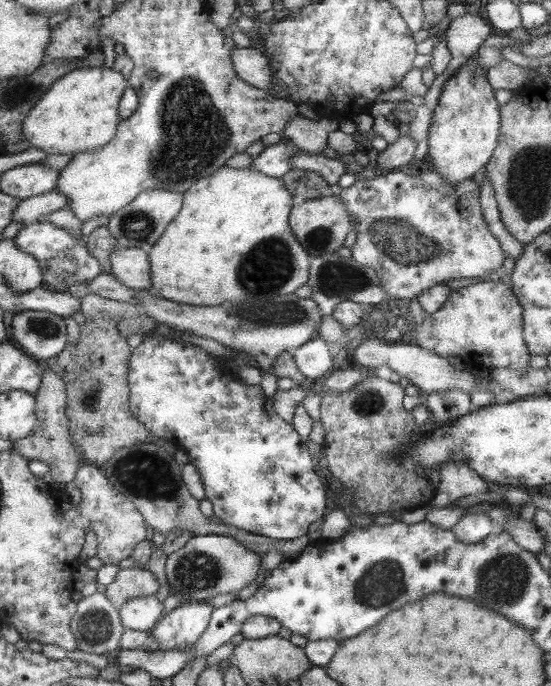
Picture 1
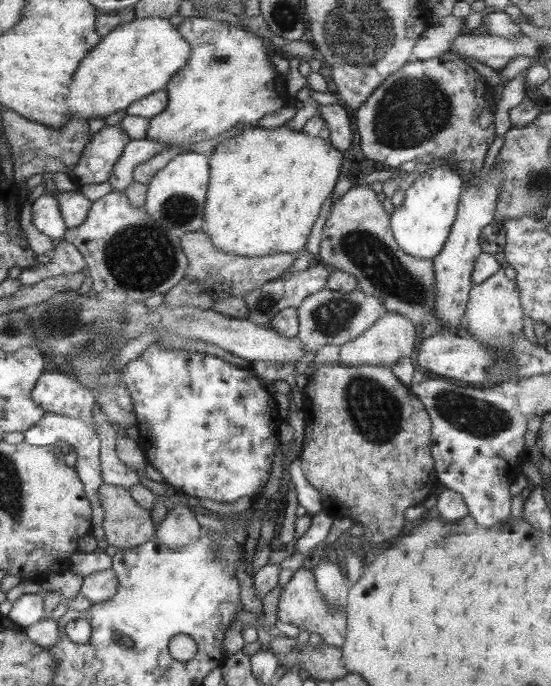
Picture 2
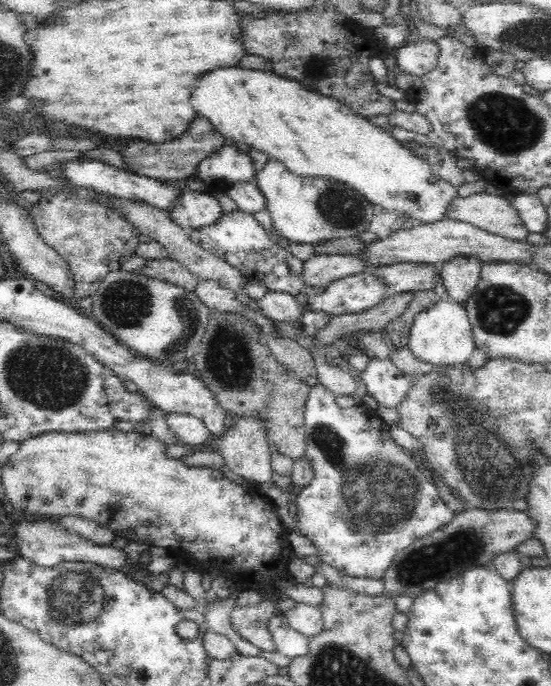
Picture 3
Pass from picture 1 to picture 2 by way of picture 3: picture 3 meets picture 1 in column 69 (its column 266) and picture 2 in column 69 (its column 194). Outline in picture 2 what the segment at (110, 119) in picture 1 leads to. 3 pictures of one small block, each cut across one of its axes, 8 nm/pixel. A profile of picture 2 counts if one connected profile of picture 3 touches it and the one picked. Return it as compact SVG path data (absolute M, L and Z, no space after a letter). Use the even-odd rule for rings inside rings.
M153 16L123 24L105 36L101 44L81 62L77 76L73 76L73 88L69 90L69 110L73 110L73 116L83 120L107 120L111 114L121 110L127 112L139 100L167 90L173 76L189 64L191 56L193 46L169 18Z

